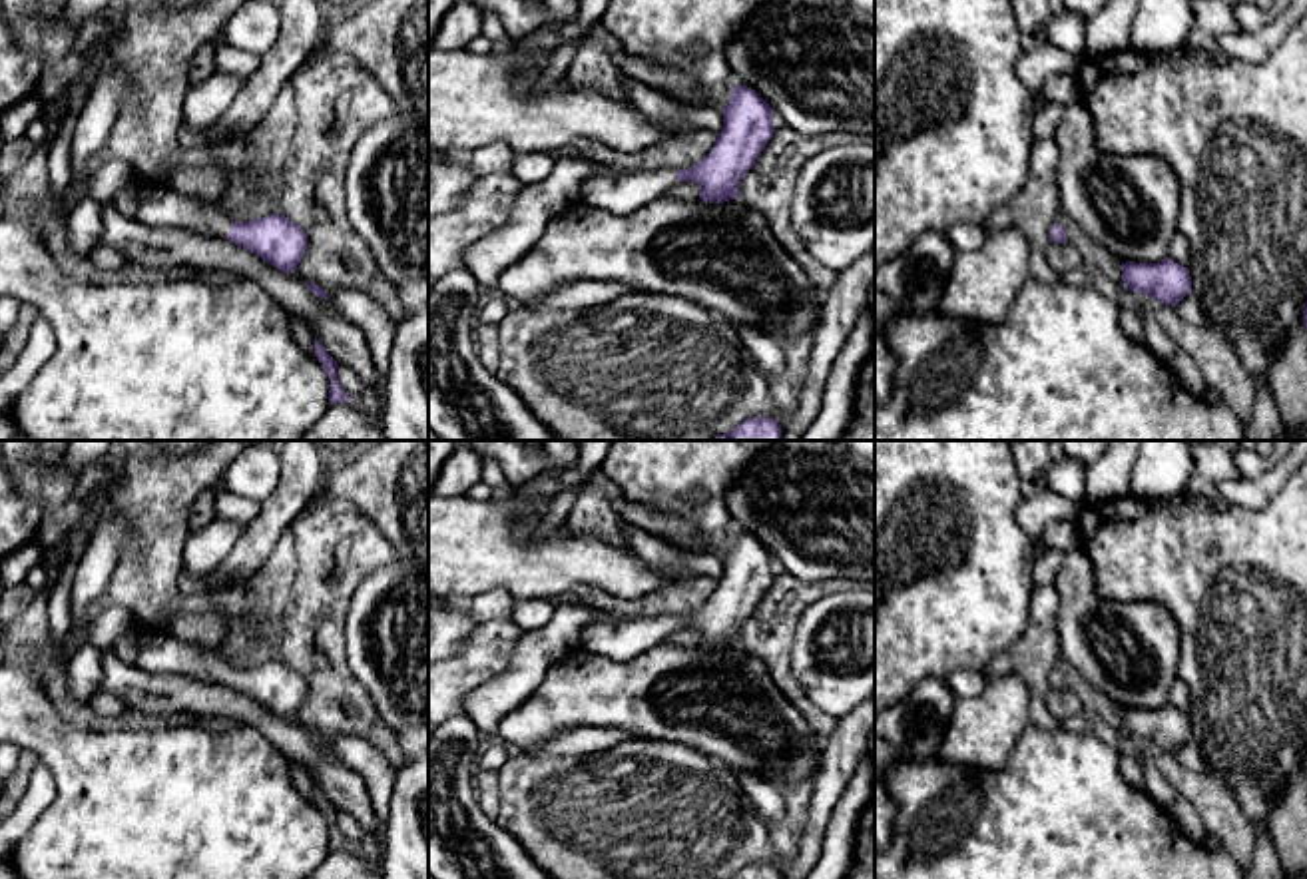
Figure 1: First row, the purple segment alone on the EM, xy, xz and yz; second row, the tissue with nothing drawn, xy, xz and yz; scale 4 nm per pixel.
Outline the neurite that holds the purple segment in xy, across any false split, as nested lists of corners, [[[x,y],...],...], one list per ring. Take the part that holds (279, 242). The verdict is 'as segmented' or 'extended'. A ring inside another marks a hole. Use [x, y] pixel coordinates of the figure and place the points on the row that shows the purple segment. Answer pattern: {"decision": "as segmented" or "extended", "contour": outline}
{"decision": "extended", "contour": [[[163,185],[147,193],[135,219],[145,227],[169,227],[227,239],[293,275],[307,249],[303,227],[289,221],[283,213],[265,215],[255,221],[231,221],[203,201]]]}

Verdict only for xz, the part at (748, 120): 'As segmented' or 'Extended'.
Extended

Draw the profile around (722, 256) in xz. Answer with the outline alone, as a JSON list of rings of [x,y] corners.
[[[663,193],[628,215],[576,201],[504,271],[500,287],[520,307],[528,307],[560,283],[582,279],[620,281],[650,293],[683,297],[731,325],[761,329],[777,341],[811,337],[823,305],[823,291],[777,241],[765,215],[739,197],[709,203]]]

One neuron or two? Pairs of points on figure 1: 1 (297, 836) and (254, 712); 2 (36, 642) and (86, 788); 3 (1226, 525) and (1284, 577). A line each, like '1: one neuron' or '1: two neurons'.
1: two neurons
2: two neurons
3: one neuron

